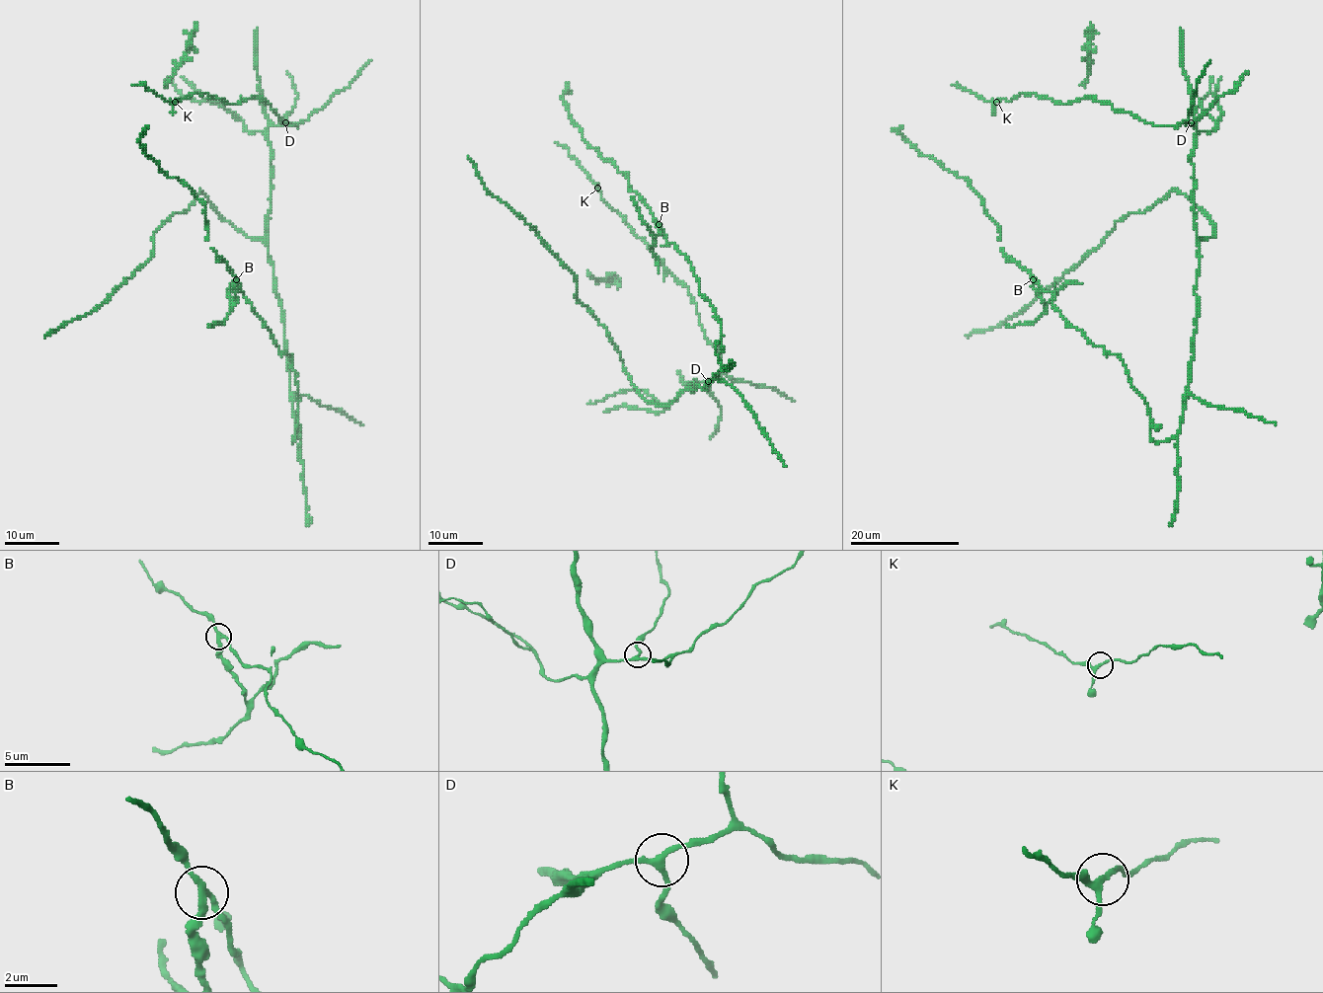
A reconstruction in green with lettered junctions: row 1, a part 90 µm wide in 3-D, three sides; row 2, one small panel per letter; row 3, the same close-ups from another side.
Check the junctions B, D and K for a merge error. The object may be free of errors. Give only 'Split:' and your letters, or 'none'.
Split: B

